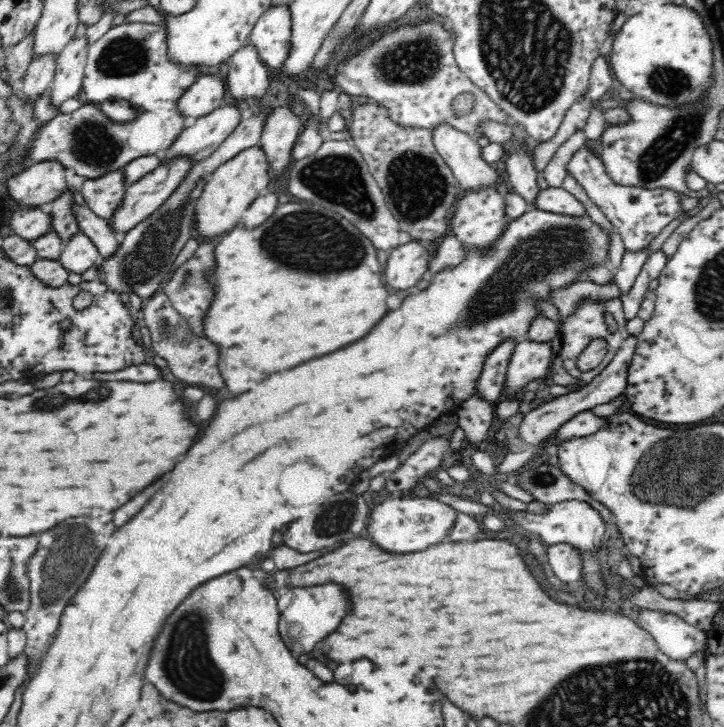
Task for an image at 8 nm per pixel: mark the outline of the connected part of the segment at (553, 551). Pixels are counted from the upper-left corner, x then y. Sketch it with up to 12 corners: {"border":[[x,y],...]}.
{"border":[[566,543],[545,546],[556,578],[581,580],[581,556]]}

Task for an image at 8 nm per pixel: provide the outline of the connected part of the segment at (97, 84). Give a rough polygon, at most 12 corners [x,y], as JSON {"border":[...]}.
{"border":[[122,23],[88,47],[81,96],[174,109],[200,67],[164,27]]}

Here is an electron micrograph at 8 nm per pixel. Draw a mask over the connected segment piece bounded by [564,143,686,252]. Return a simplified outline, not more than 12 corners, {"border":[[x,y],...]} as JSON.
{"border":[[591,143],[566,176],[617,229],[625,251],[646,249],[684,214],[686,193],[616,184]]}

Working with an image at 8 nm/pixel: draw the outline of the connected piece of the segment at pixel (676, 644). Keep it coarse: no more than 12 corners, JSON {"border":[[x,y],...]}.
{"border":[[641,609],[638,624],[672,660],[705,650],[705,632]]}

